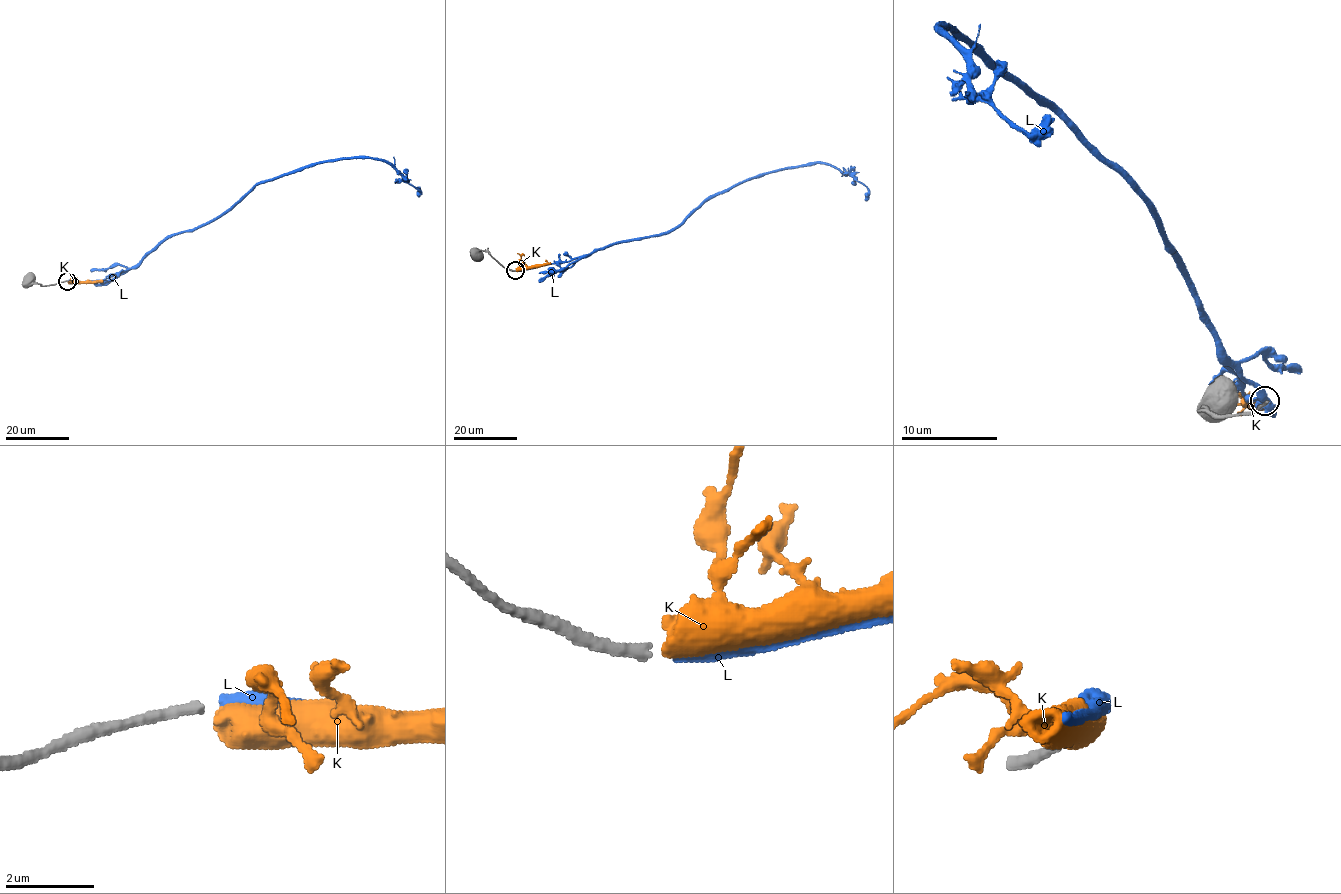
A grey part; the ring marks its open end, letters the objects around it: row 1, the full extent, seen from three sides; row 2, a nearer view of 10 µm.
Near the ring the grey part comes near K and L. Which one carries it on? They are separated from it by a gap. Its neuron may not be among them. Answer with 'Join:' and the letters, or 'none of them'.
Join: L

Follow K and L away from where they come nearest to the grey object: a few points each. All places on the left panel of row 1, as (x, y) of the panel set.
K: (68, 281), (97, 282)
L: (68, 281), (133, 269), (169, 238), (229, 211), (258, 184), (325, 161), (380, 158), (417, 188)

